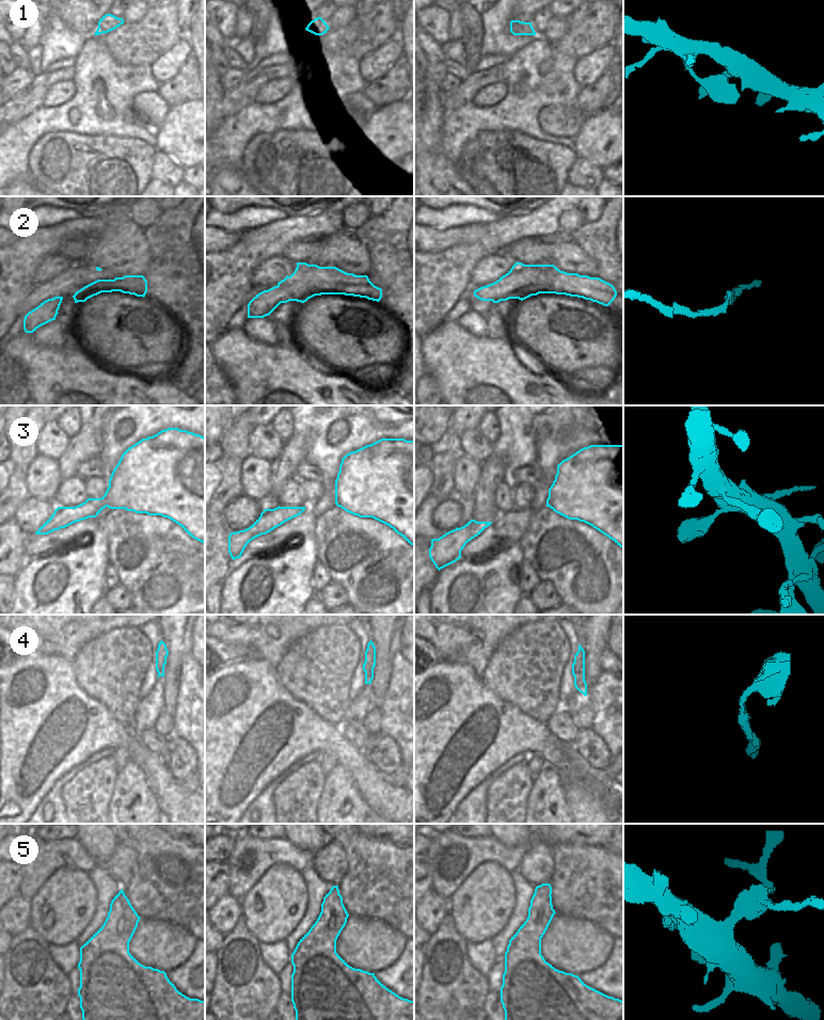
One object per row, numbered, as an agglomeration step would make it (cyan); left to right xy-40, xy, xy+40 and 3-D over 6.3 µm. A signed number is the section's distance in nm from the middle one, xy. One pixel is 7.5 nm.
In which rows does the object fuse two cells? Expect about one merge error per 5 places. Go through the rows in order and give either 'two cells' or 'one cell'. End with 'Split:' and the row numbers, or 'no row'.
1: one cell
2: one cell
3: one cell
4: one cell
5: two cells
Split: 5

